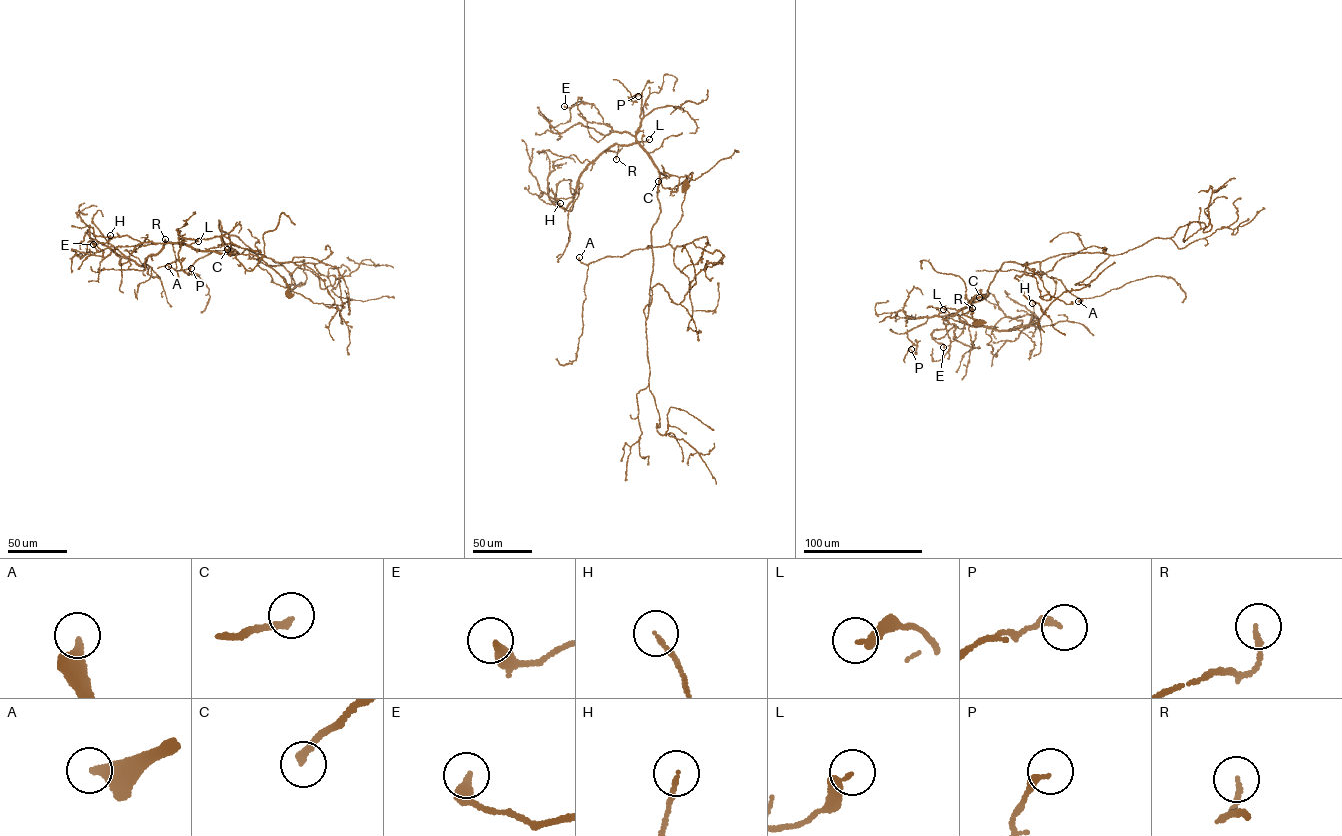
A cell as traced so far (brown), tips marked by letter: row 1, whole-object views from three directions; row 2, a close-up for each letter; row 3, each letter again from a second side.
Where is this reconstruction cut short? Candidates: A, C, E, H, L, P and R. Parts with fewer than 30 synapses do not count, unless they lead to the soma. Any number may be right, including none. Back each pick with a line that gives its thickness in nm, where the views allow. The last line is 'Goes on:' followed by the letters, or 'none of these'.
A: Thickness 320 nm
Goes on: A

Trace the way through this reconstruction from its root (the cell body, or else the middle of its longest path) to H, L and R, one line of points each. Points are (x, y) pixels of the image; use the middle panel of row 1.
H: (685, 185), (692, 172), (665, 188), (638, 143), (615, 144), (588, 166), (565, 209), (552, 202), (560, 203)
L: (685, 185), (692, 172), (673, 188), (662, 186), (658, 168), (638, 141), (649, 139)
R: (685, 185), (692, 172), (673, 188), (662, 186), (658, 168), (636, 142), (619, 145), (616, 159)

